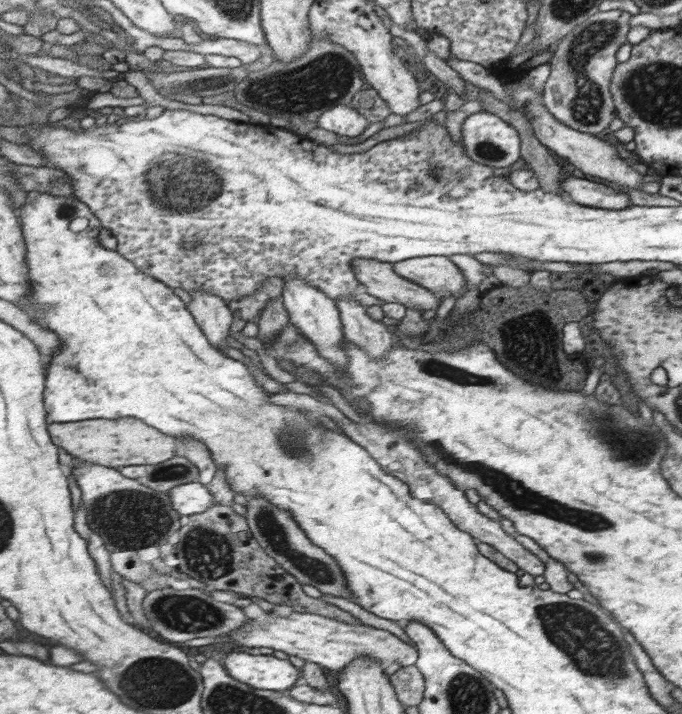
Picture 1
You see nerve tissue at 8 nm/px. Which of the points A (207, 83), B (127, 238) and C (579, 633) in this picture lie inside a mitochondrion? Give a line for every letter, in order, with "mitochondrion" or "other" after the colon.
A: other
B: other
C: mitochondrion

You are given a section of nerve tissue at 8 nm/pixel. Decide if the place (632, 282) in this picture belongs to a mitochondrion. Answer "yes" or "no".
no

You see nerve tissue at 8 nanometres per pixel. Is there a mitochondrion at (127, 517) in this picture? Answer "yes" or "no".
yes

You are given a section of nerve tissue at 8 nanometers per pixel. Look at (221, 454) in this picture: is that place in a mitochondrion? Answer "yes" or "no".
no

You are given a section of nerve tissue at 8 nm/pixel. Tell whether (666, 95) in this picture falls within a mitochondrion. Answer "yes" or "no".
yes

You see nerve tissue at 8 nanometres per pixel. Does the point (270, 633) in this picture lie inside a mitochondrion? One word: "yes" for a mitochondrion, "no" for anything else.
no

